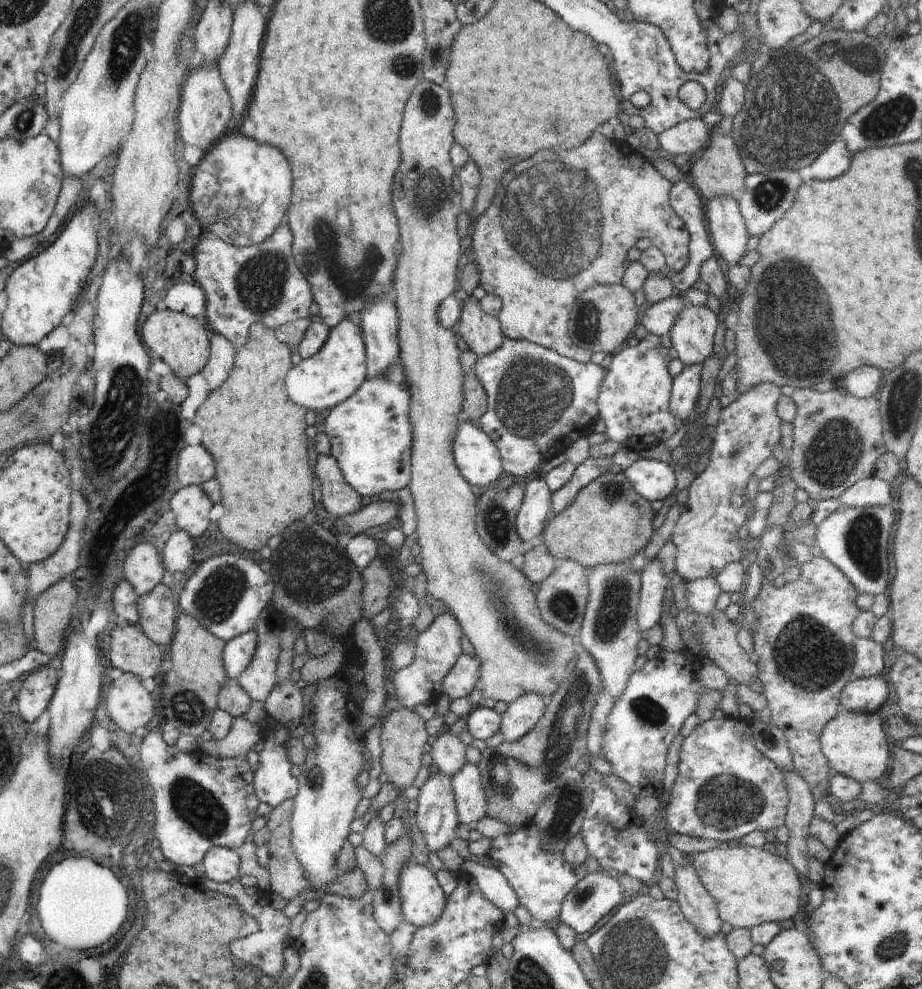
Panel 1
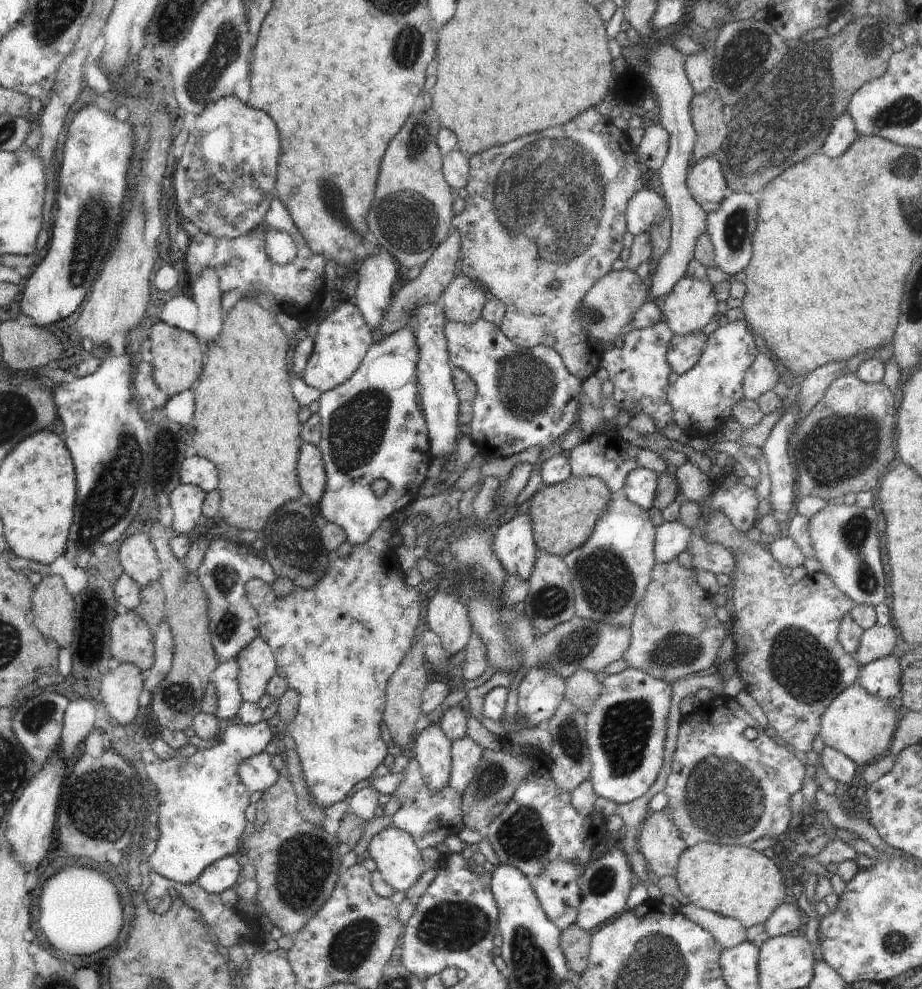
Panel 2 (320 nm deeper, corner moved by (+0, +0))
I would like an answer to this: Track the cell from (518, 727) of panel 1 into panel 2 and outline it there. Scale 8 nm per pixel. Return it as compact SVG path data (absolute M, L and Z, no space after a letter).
M532 668L518 686L520 722L530 728L545 725L555 716L565 696L565 680L556 676L556 672Z

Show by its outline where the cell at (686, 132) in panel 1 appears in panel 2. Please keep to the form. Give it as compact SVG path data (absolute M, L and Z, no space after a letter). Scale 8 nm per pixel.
M660 124L645 125L645 132L638 146L636 156L643 168L658 170L664 164L669 147L669 134Z

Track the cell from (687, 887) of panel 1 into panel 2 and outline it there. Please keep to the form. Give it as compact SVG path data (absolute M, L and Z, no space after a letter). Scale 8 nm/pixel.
M650 811L638 830L637 841L654 878L675 876L679 856L687 846L664 811Z

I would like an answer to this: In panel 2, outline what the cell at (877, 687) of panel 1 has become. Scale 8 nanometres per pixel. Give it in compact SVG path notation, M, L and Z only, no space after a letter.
M893 655L871 662L860 669L858 684L866 692L885 701L901 694L901 668Z

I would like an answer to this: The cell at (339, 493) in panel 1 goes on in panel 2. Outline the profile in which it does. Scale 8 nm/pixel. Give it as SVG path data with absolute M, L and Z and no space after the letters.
M302 444L298 454L298 478L300 488L304 488L305 500L310 509L318 506L323 495L326 475L321 450L315 444Z

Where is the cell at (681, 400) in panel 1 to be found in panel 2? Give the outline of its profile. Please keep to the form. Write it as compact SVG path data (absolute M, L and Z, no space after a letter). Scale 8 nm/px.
M702 331L687 335L672 335L667 348L667 361L676 374L684 374L698 361L706 344L707 336Z

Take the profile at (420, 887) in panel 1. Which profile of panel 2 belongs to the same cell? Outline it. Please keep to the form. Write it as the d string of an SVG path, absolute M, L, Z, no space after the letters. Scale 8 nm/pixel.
M393 825L374 836L367 851L394 891L408 892L427 870L414 840Z

